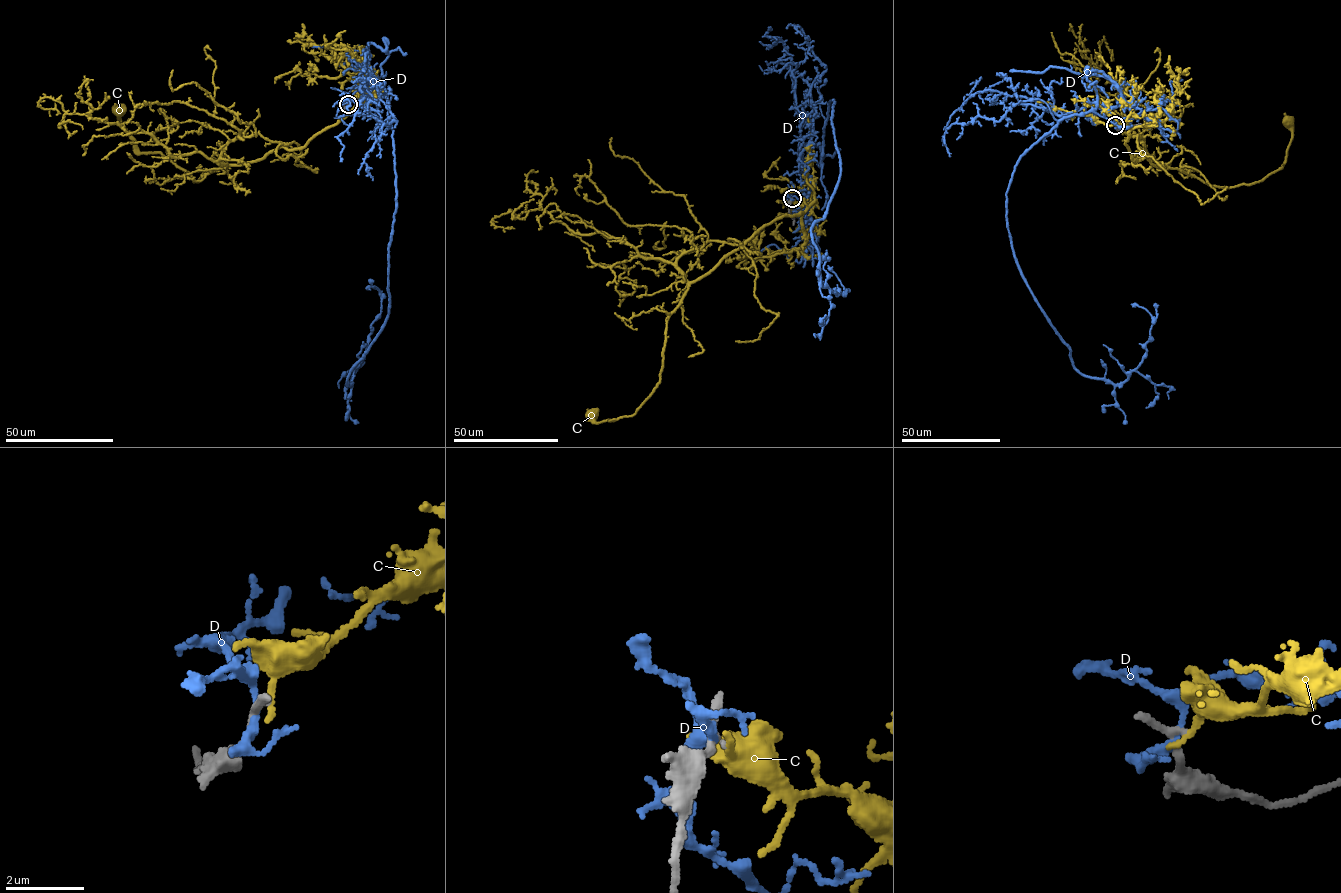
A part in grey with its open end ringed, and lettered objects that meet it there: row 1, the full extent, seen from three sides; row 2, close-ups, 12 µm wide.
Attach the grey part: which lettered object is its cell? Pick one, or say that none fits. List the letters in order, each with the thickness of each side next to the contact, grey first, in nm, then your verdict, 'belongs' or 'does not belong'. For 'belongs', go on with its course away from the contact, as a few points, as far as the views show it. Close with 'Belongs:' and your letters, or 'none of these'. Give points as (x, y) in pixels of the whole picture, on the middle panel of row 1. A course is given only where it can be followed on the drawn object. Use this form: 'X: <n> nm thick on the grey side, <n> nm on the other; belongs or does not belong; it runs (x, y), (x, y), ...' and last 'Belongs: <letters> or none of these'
C: 140 nm thick on the grey side, 300 nm on the other; does not belong
D: 240 nm thick on the grey side, 200 nm on the other; does not belong
Belongs: none of these

